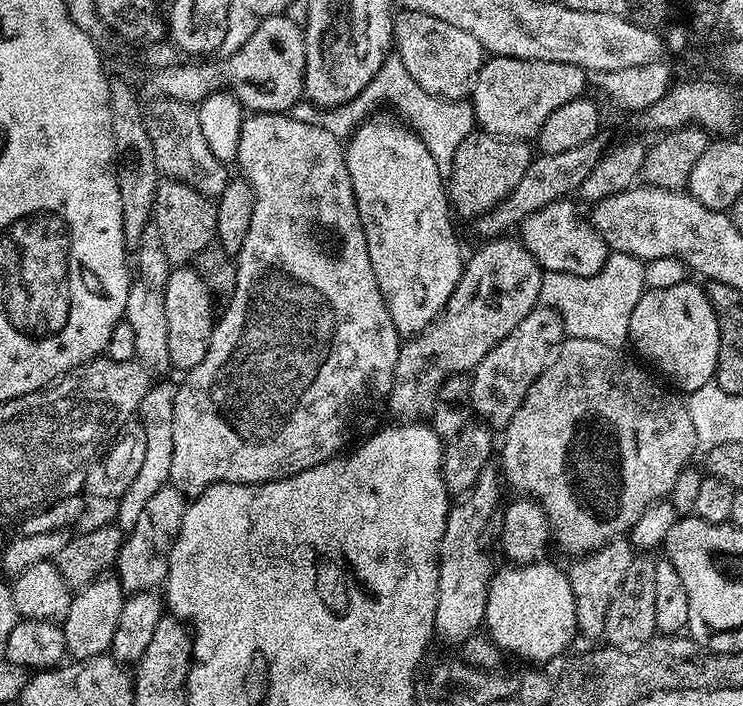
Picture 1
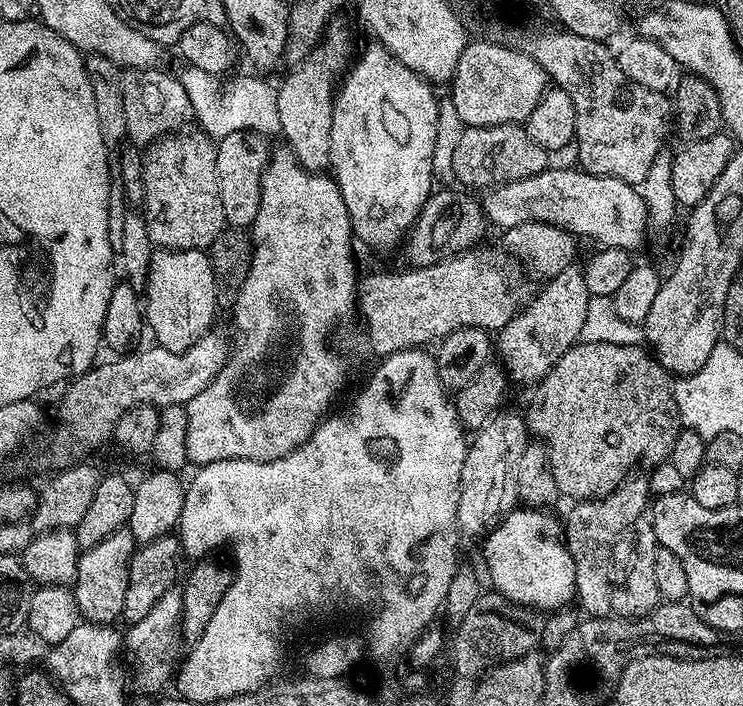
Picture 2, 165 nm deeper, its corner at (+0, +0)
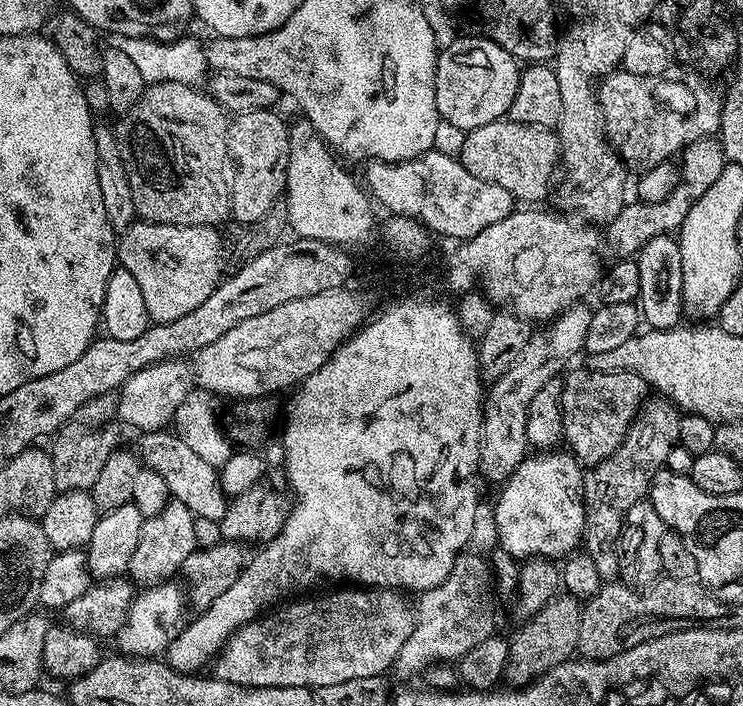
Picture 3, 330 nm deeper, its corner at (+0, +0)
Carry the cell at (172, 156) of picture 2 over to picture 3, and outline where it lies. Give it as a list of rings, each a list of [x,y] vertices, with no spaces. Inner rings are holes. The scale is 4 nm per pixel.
[[[166,82],[160,84],[148,84],[144,93],[129,112],[119,117],[120,125],[115,125],[116,141],[122,154],[122,162],[126,166],[126,174],[130,178],[130,192],[134,194],[134,206],[137,217],[141,221],[150,224],[173,224],[174,226],[220,226],[230,216],[230,157],[228,155],[228,126],[230,123],[229,113],[225,112],[221,104],[216,103],[207,91],[191,84],[179,84],[178,82]]]

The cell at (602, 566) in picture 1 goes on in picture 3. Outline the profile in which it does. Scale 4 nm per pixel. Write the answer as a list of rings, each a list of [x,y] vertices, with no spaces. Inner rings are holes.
[[[649,398],[640,405],[624,441],[614,452],[597,464],[591,465],[584,473],[584,538],[583,551],[593,558],[608,556],[618,548],[624,515],[634,502],[645,499],[654,474],[664,467],[666,454],[680,438],[681,409],[668,398]]]

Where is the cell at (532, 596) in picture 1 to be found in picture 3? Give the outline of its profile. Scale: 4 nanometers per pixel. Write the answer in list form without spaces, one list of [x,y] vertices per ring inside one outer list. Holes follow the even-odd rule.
[[[540,450],[525,456],[499,489],[500,497],[494,500],[499,547],[517,561],[563,558],[581,547],[585,469],[571,451],[560,451]]]

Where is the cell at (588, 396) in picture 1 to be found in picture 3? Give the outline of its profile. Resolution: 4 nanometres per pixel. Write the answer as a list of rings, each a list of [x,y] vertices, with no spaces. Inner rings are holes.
[[[581,366],[577,372],[570,372],[563,377],[564,389],[560,403],[564,411],[563,439],[566,444],[568,440],[567,447],[577,460],[591,466],[607,458],[624,441],[624,435],[628,433],[629,424],[640,411],[640,405],[649,399],[650,386],[637,372],[599,372],[587,366]]]

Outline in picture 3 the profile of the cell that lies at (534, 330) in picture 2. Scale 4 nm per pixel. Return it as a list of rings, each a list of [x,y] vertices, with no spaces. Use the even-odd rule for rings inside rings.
[[[705,138],[689,144],[683,149],[678,160],[680,181],[676,184],[676,189],[662,202],[653,204],[635,202],[636,204],[629,203],[625,206],[603,229],[603,251],[605,253],[608,251],[612,258],[632,258],[652,236],[675,233],[686,218],[686,214],[690,214],[690,206],[694,206],[694,202],[698,202],[698,198],[702,198],[702,194],[706,194],[706,190],[714,186],[718,174],[722,174],[725,163],[724,147],[720,145],[719,139]]]

